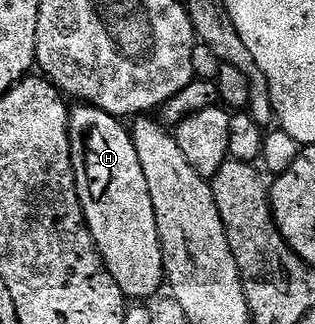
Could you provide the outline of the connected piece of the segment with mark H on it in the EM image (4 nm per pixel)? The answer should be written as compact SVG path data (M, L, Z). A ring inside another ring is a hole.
M74 105L69 112L69 158L73 162L77 201L110 276L126 299L149 300L145 298L160 286L162 289L165 268L141 165L130 131L121 126L112 114L99 108Z

